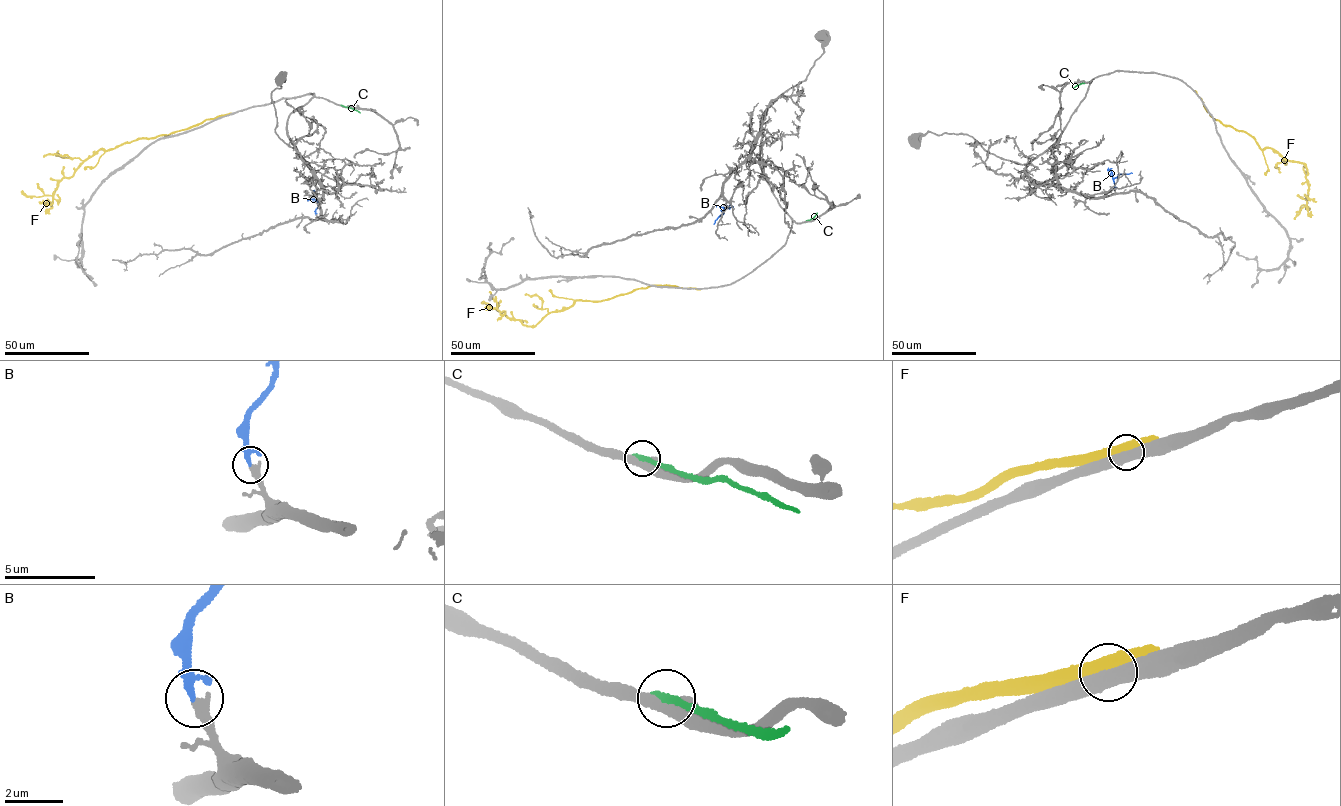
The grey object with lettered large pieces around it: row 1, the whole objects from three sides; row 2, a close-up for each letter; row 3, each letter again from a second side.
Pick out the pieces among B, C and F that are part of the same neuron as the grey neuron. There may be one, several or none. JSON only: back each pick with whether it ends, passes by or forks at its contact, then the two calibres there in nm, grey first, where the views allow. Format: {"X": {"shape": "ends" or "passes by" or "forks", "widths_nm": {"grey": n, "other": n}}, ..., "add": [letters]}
{"B": {"shape": "passes by", "widths_nm": {"grey": 360, "other": 200}}, "add": ["B"]}

